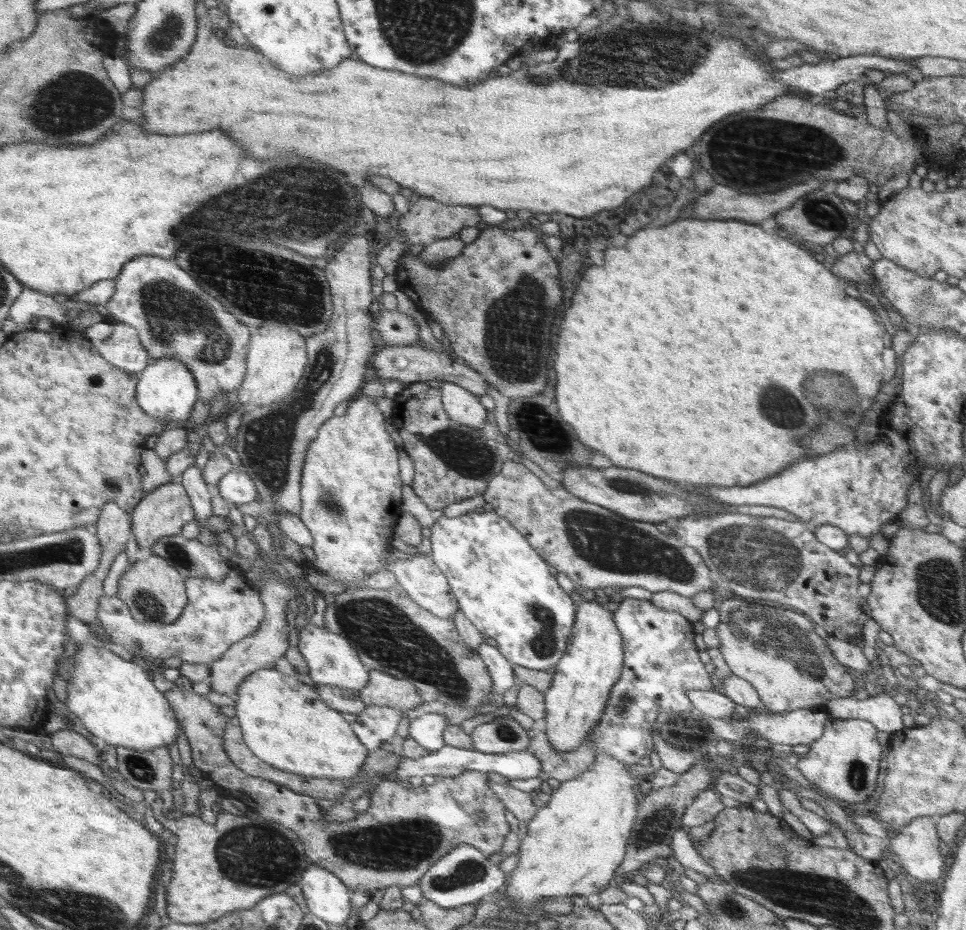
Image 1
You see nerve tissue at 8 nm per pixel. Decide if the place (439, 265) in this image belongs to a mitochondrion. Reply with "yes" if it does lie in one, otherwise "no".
no

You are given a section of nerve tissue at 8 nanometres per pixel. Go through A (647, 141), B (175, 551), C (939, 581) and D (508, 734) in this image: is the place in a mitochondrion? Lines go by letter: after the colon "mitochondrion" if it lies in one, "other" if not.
A: other
B: mitochondrion
C: mitochondrion
D: mitochondrion

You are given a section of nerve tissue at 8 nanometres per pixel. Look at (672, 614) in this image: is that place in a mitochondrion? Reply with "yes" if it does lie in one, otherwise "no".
no

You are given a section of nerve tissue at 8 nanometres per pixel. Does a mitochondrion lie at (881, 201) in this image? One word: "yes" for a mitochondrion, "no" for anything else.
no

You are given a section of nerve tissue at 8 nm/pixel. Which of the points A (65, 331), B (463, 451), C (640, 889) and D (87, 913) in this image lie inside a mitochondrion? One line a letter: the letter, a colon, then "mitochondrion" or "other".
A: other
B: mitochondrion
C: other
D: mitochondrion

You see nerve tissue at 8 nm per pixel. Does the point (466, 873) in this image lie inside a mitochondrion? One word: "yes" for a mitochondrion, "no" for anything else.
yes

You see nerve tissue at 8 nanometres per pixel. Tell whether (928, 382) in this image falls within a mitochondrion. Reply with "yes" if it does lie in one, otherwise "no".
no

